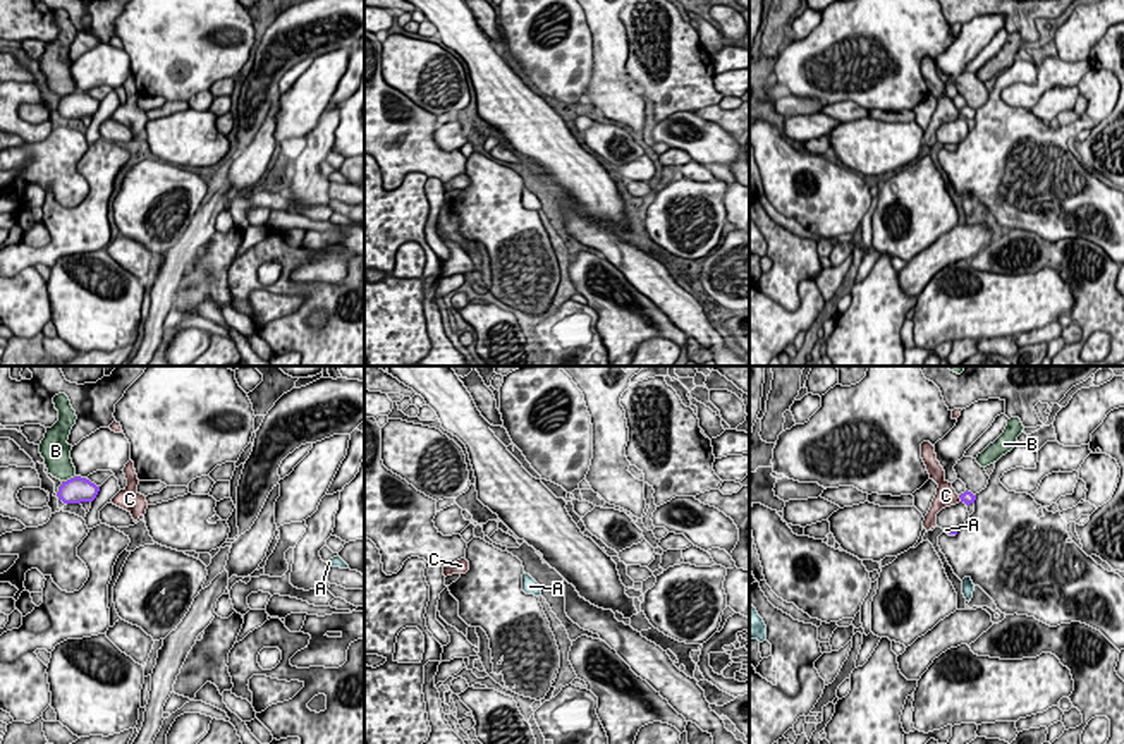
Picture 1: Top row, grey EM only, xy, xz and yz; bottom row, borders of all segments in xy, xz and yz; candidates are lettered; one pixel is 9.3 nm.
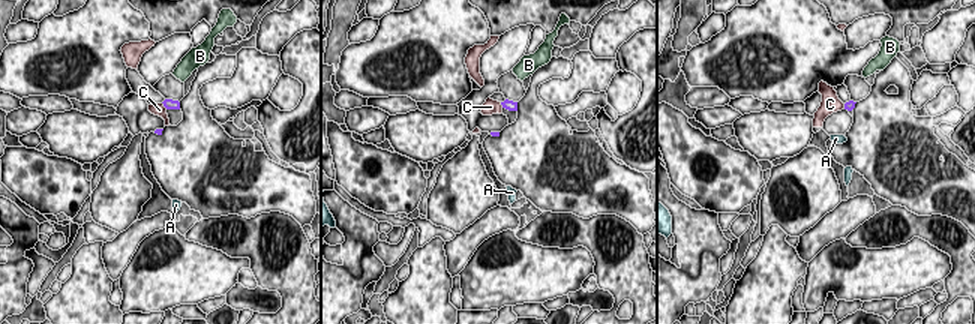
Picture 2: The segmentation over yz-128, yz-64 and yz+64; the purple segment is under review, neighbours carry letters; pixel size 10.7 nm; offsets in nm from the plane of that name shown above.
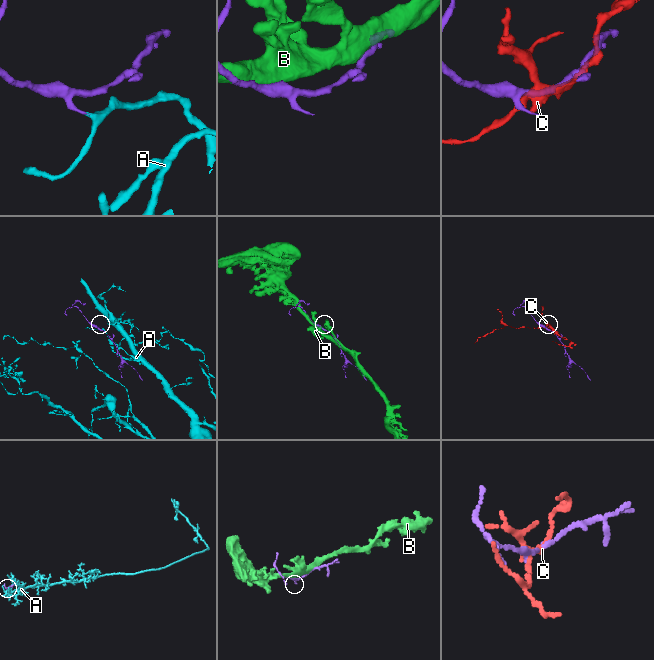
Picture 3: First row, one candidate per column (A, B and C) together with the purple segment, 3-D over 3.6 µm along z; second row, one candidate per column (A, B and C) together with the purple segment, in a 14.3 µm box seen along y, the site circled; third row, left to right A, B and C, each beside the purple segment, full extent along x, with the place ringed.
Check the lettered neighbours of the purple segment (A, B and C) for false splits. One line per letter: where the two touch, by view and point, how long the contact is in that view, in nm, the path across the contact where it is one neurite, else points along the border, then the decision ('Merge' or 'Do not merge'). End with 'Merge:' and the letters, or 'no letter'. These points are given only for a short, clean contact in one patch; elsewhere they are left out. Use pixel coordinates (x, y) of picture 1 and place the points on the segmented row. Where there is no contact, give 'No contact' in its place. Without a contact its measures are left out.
A: Touches purple at yz (951, 531). Shared border 110 nm. Path across: yz (946, 531), (951, 531), (946, 530). Merge
B: Touches purple at xy (67, 480). Shared border 140 nm. Do not merge
C: Touches purple at yz (959, 497). Shared border 70 nm. Do not merge
Merge: A

